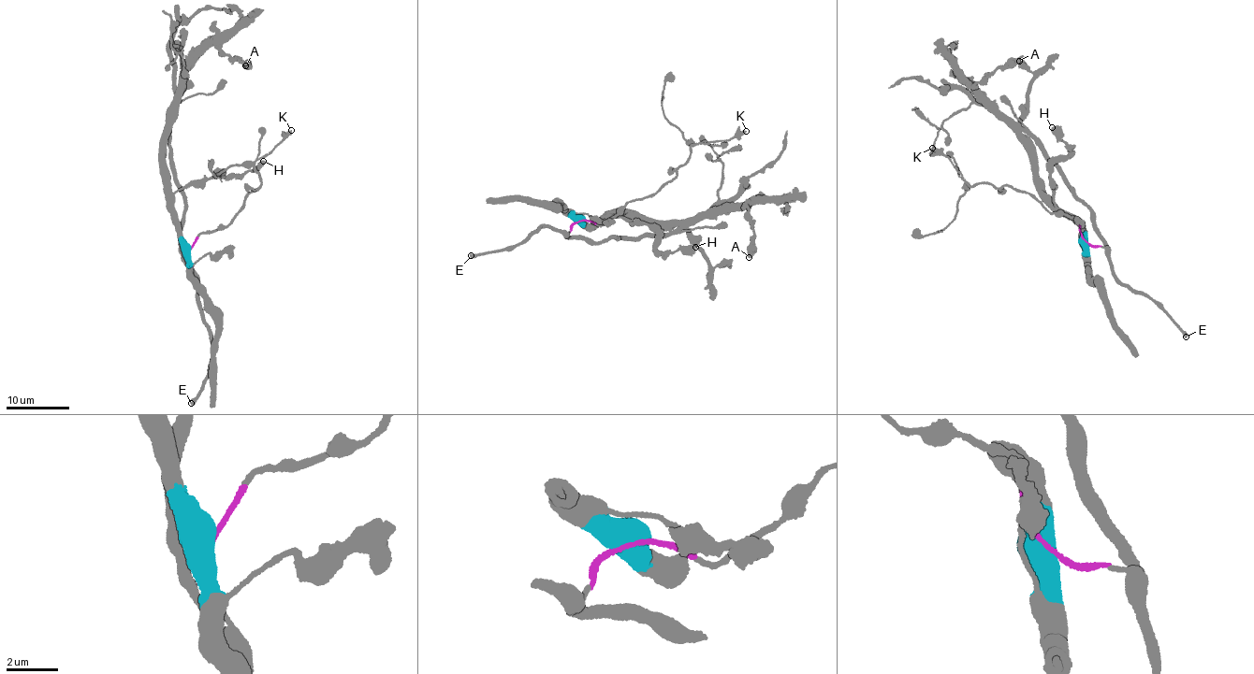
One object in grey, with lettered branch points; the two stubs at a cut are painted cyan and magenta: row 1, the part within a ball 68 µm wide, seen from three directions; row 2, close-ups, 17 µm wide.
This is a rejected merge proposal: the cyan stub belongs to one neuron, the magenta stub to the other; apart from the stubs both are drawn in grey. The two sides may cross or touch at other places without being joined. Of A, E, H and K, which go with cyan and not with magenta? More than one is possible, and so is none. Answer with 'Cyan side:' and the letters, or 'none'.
Cyan side: A, H

